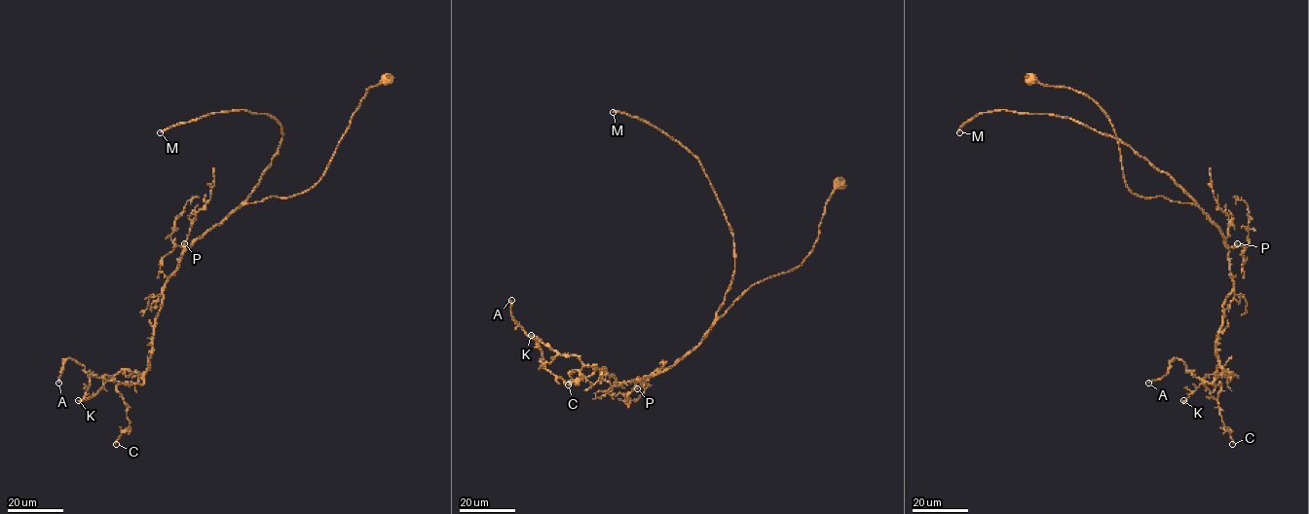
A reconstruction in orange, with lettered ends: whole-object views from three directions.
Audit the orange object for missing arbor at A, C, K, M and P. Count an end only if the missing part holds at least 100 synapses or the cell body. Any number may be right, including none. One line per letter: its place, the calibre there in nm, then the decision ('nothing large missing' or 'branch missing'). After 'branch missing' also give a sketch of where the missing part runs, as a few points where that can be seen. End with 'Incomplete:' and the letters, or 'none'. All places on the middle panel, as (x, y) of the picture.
A: place (511, 300); calibre 140 nm; nothing large missing
C: place (568, 385); calibre 140 nm; nothing large missing
K: place (531, 335); calibre 400 nm; nothing large missing
M: place (613, 112); calibre 240 nm; branch missing; course (613, 112), (524, 118), (494, 149), (492, 165), (505, 173), (515, 264), (506, 337), (514, 348), (521, 345)
P: place (637, 388); calibre 170 nm; nothing large missing
Incomplete: M

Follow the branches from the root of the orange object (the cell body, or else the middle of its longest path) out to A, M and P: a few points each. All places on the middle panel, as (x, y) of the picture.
A: (840, 183), (802, 264), (751, 285), (696, 347), (653, 376), (617, 385), (604, 368), (528, 336), (511, 300)
M: (840, 183), (802, 264), (751, 285), (696, 348), (732, 279), (731, 231), (696, 158), (651, 125), (613, 112)
P: (840, 183), (826, 204), (819, 238), (802, 264), (751, 285), (696, 347), (664, 371), (638, 381), (637, 388)

